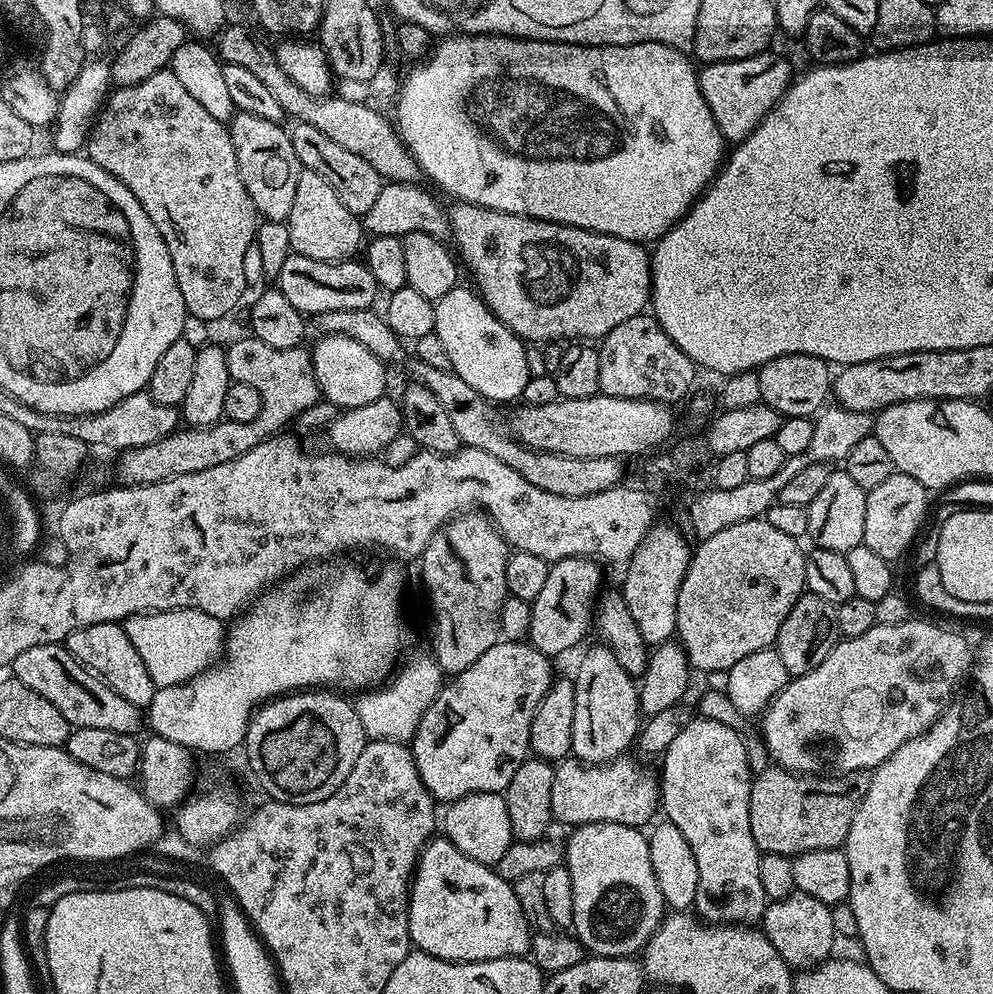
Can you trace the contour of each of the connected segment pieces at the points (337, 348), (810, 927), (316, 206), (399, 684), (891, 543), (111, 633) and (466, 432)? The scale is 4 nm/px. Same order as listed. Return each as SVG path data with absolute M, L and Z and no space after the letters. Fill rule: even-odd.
M321 335L319 339L316 345L311 345L310 351L316 381L325 401L328 399L330 403L337 404L337 409L347 410L361 408L386 395L385 361L370 354L370 350L366 350L362 342L354 342L354 338Z
M793 890L788 896L769 903L764 912L762 931L768 941L782 954L782 958L793 969L807 970L823 964L833 955L832 947L836 944L836 920L832 917L833 909L818 902L810 894Z
M314 170L301 171L294 194L294 206L290 206L286 223L290 230L293 253L314 258L318 262L353 259L361 251L366 236L361 217L346 210L346 206L338 199L338 194L334 194L334 189L320 175L314 174Z
M424 654L414 657L413 660L406 660L403 661L404 669L402 664L399 671L383 686L361 691L357 695L360 697L355 697L356 713L368 740L389 740L408 744L416 733L422 714L430 710L434 698L438 698L441 688L446 683L445 673L441 672L431 655Z
M895 471L890 478L886 478L886 482L882 482L882 486L867 489L867 494L864 544L870 546L874 554L896 562L911 546L912 539L919 534L920 527L924 524L924 515L928 512L929 489L914 482L914 478Z
M102 622L98 626L82 626L68 636L66 647L70 654L74 654L76 660L81 660L91 672L101 676L115 692L122 694L126 702L141 710L146 710L150 702L154 702L156 683L150 678L141 655L134 648L134 642L126 638L123 623Z
M419 362L413 363L412 372L417 381L428 387L442 402L450 423L458 433L461 445L474 450L486 450L486 454L494 454L494 458L506 462L510 470L522 474L530 486L538 486L538 490L546 490L546 494L562 494L562 498L578 498L598 494L602 490L610 490L621 483L624 476L625 461L618 456L606 458L574 458L566 454L554 454L534 450L520 443L515 435L507 431L499 432L495 428L496 416L492 413L493 405L484 399L474 386L469 386L458 378L458 374L451 370L434 370L434 366L426 366Z

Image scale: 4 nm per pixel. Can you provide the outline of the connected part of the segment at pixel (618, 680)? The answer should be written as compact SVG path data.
M606 646L600 648L588 648L584 652L584 657L580 660L580 665L576 668L576 676L572 680L574 686L574 730L572 731L572 751L571 755L579 760L581 764L608 764L611 760L618 759L629 751L628 747L633 747L634 741L639 737L642 727L642 713L640 711L640 693L638 691L637 681L622 666L618 666L618 658L614 658L612 651Z

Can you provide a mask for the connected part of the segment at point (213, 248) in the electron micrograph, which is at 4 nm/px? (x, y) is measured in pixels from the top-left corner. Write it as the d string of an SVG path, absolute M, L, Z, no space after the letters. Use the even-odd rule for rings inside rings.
M163 70L136 85L117 87L104 101L88 133L88 159L114 174L134 194L142 210L150 214L150 222L158 226L158 234L162 234L166 250L170 250L170 262L174 262L178 290L182 290L186 310L193 321L220 320L230 315L248 288L242 265L245 251L256 239L258 213L250 194L246 194L246 186L242 186L242 174L238 174L238 158L228 129L225 121L212 117L187 92L171 70Z

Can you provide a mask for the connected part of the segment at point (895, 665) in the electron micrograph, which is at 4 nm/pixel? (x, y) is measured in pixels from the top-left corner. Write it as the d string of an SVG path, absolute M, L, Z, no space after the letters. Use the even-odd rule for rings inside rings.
M911 618L897 625L882 625L877 623L866 634L861 636L849 636L847 638L837 639L836 645L826 654L826 658L819 666L814 666L801 676L794 676L789 679L788 685L772 699L771 704L764 709L762 721L758 724L759 735L762 737L764 746L768 748L769 757L779 767L786 768L790 772L799 772L801 774L843 774L846 772L868 772L875 770L879 764L886 762L898 746L902 746L907 740L912 740L915 736L920 736L932 727L941 712L945 711L948 699L952 696L952 691L960 684L960 679L964 675L969 675L970 665L974 660L973 649L968 649L968 644L956 632L951 632L948 628L939 628L936 624L931 624L928 620L917 620Z

